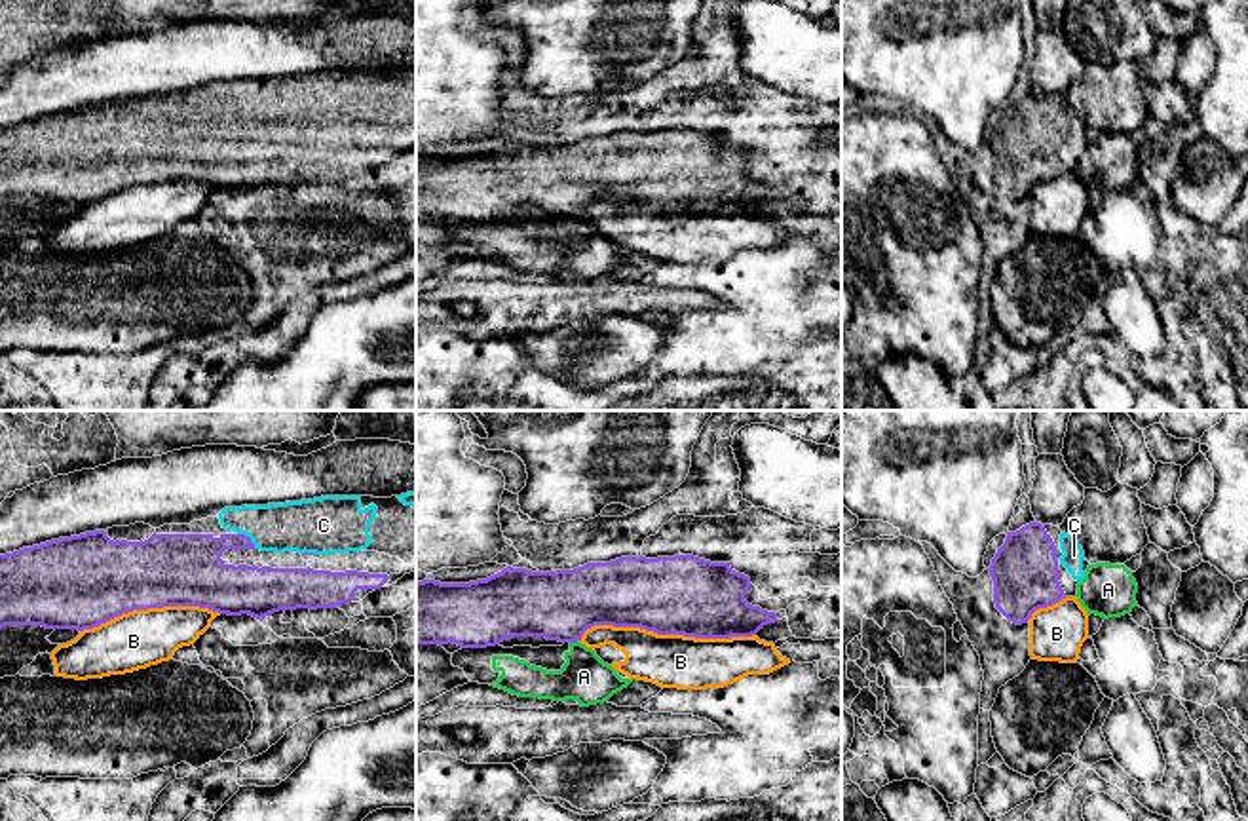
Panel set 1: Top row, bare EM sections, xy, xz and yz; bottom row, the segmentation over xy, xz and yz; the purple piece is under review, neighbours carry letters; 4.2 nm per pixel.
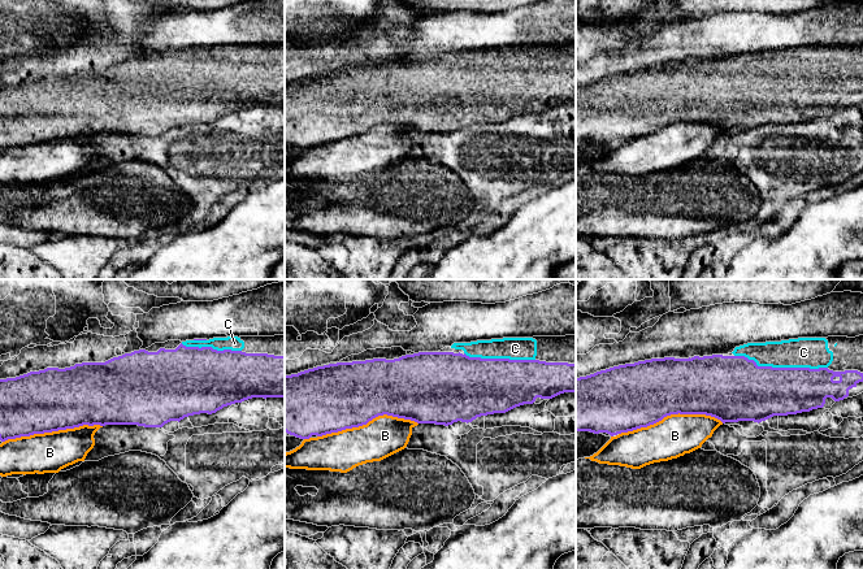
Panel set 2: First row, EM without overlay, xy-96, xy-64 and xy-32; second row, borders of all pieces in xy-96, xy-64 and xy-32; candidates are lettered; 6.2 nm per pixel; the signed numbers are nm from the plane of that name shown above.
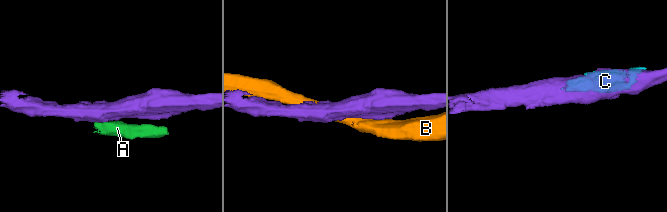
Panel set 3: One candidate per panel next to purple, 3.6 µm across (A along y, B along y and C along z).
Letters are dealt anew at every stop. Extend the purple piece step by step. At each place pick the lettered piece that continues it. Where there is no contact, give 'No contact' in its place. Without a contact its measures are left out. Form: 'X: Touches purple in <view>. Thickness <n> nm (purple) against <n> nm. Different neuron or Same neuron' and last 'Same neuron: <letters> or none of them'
A: Touches purple in xz. Thickness 300 nm (purple) against 200 nm. Different neuron
B: Touches purple in xz. Thickness 340 nm (purple) against 220 nm. Different neuron
C: Touches purple in xy. Thickness 220 nm (purple) against 220 nm. Same neuron
Same neuron: C

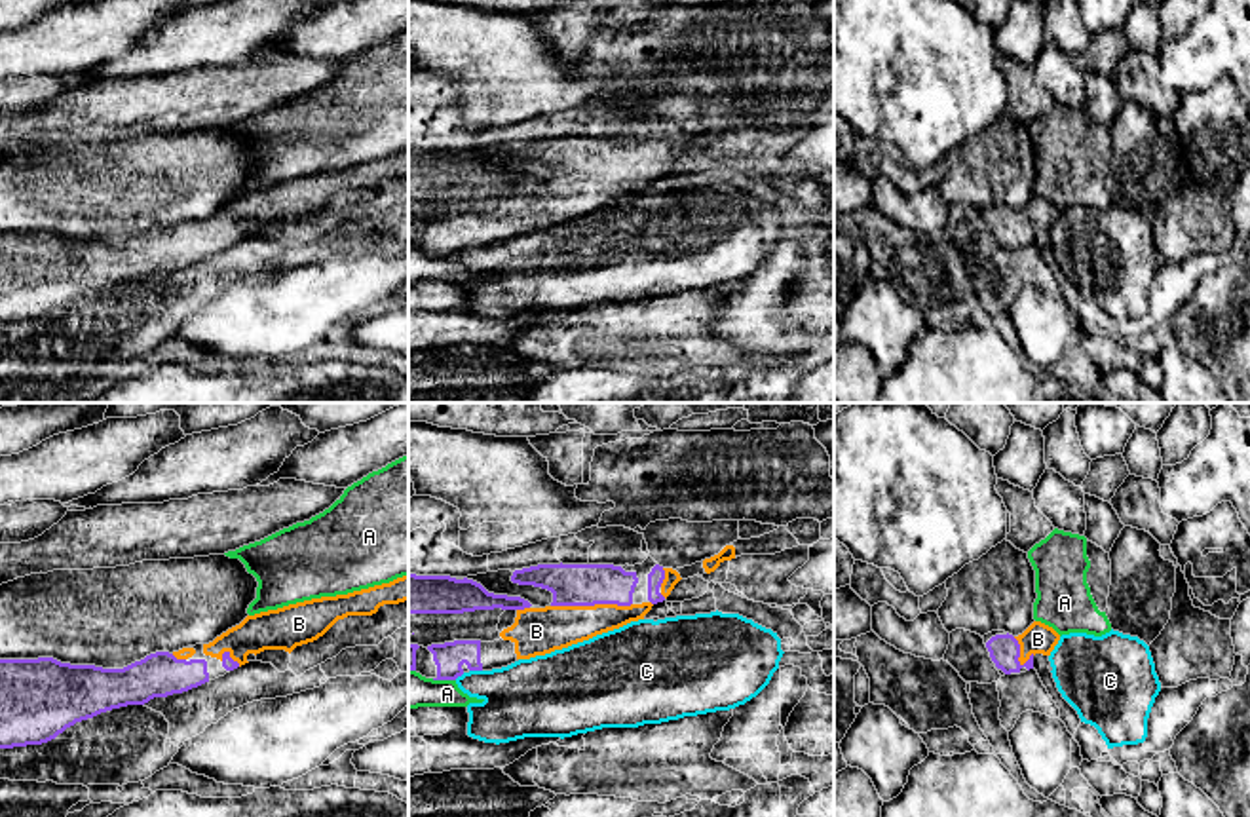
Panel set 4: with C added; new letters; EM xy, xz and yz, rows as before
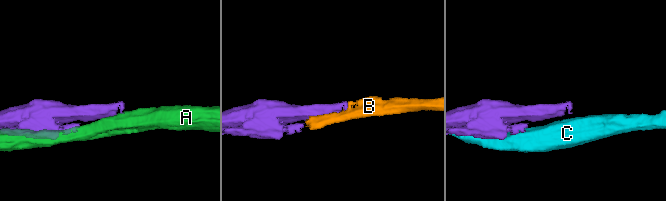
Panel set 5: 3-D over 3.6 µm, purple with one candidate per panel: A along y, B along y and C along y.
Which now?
A: Touches purple in xz. Thickness 130 nm (purple) against 160 nm. Different neuron
B: Touches purple in xz. Thickness 180 nm (purple) against 200 nm. Same neuron
C: Touches purple in xz. Thickness 130 nm (purple) against 320 nm. Different neuron
Same neuron: B

